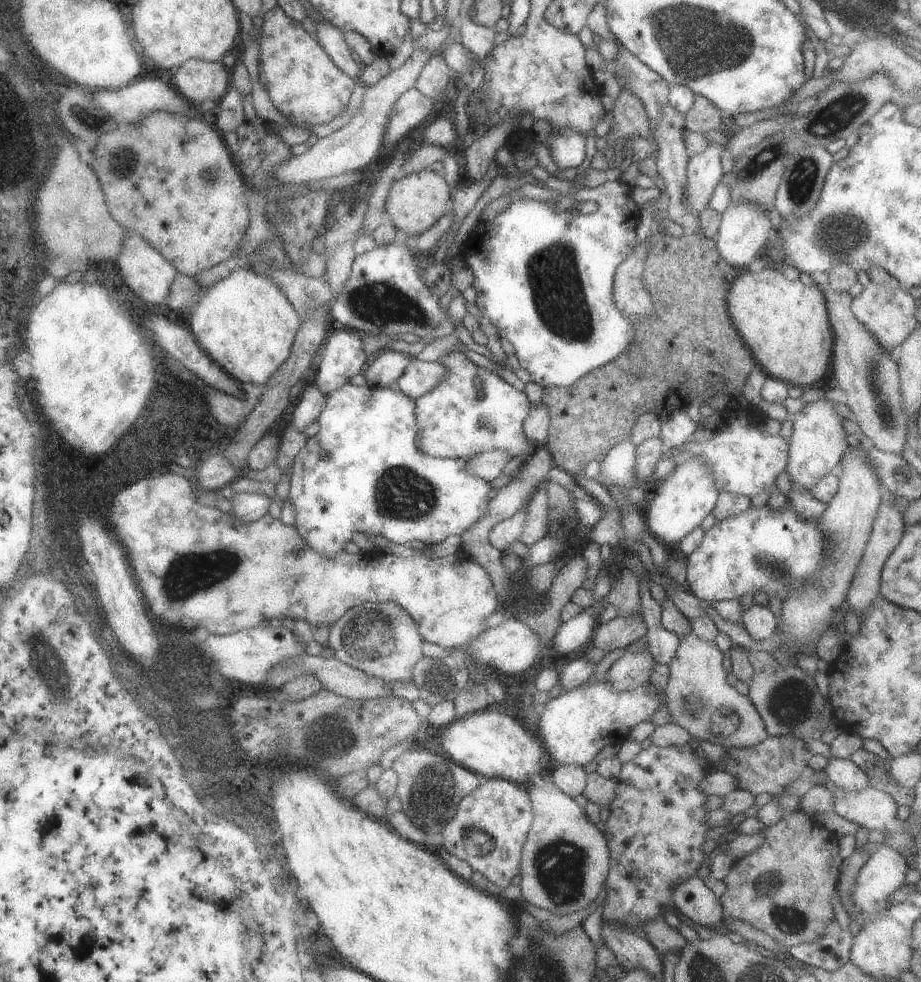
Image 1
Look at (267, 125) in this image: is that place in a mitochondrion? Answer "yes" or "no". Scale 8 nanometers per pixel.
no

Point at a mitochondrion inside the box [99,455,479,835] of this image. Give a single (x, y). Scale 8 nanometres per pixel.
(204, 569)

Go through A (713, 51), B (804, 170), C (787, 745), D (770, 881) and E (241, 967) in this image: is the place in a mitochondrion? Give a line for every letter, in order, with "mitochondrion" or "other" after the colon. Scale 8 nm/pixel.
A: mitochondrion
B: mitochondrion
C: mitochondrion
D: mitochondrion
E: other

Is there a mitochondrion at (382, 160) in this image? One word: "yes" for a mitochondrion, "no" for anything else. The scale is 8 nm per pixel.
no

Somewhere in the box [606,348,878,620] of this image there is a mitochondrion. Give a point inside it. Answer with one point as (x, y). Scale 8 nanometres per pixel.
(762, 561)

